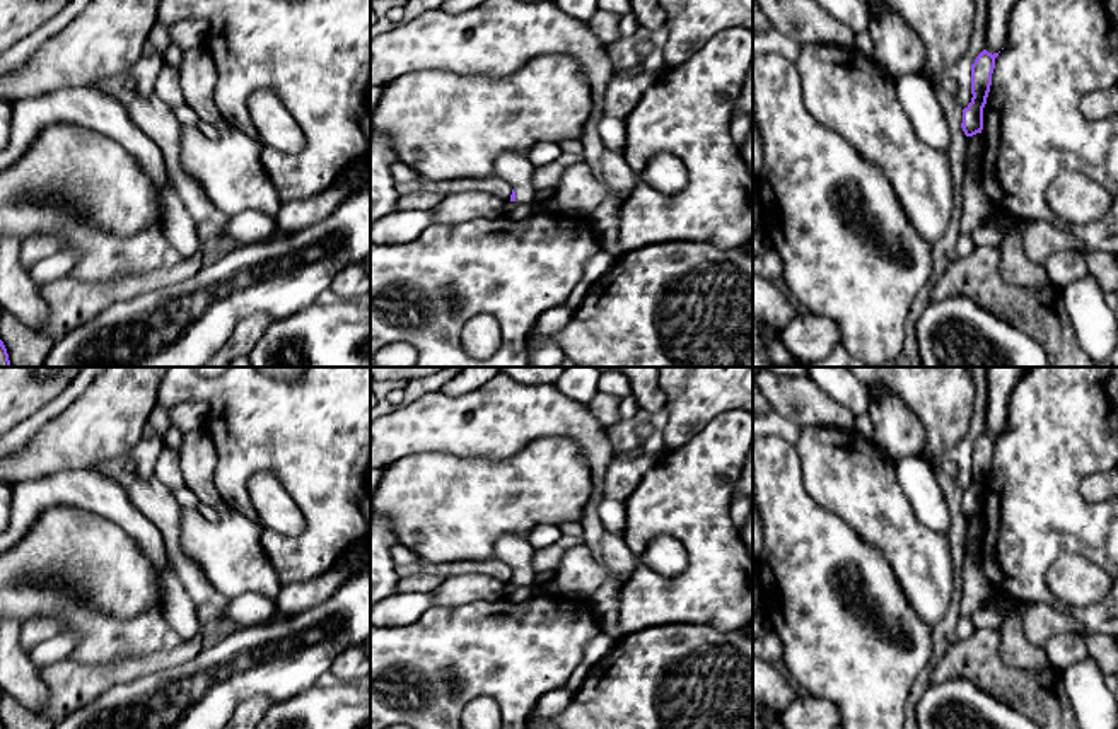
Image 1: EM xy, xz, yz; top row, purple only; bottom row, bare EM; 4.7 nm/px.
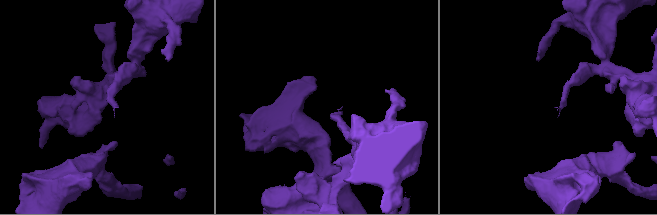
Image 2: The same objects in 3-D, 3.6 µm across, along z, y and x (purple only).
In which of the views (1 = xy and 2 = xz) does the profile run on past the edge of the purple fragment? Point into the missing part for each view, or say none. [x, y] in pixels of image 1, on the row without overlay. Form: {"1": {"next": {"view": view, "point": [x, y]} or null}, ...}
{"1": {"next": null}, "2": {"next": null}}

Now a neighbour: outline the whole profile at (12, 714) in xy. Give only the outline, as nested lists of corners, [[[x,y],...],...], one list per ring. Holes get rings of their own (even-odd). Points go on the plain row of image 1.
[[[5,691],[0,695],[0,722],[5,729],[53,729],[55,724],[24,709]]]

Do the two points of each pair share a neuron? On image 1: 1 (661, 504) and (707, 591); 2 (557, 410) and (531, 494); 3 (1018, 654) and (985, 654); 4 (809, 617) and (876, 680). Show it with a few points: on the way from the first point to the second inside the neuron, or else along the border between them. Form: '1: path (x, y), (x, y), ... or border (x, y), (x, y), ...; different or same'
1: path (683, 526), (707, 550), (707, 569); same
2: border (514, 454), (547, 436), (567, 436), (582, 460); different
3: border (995, 632), (997, 653), (1006, 664), (1038, 670); different
4: path (826, 630), (859, 663); same

